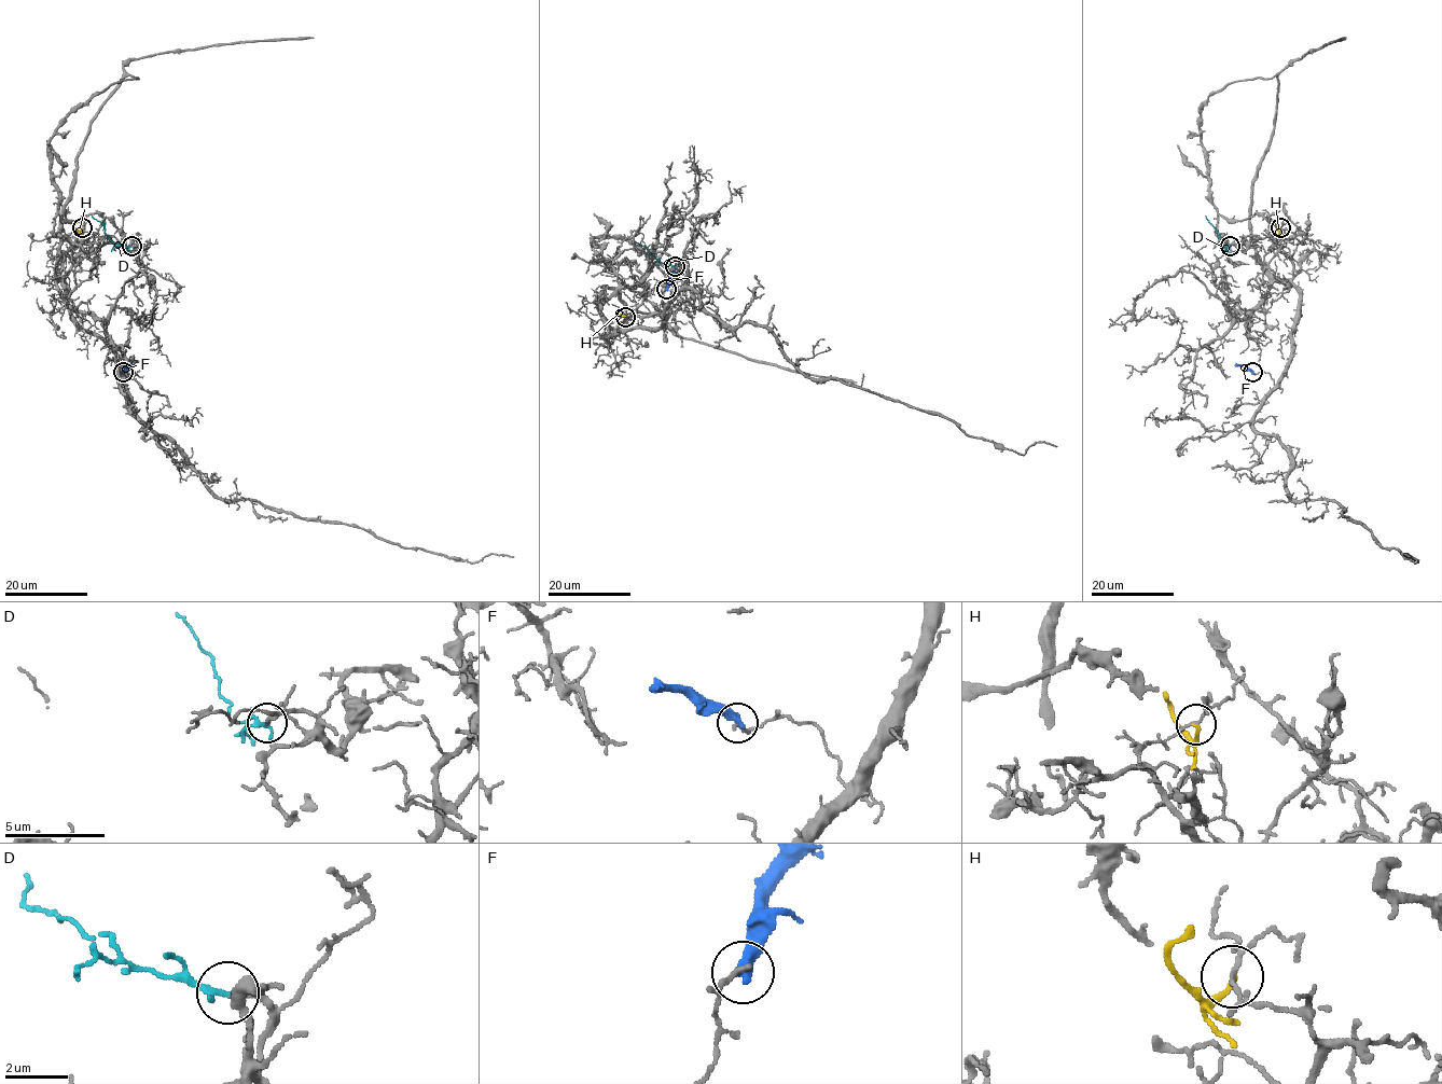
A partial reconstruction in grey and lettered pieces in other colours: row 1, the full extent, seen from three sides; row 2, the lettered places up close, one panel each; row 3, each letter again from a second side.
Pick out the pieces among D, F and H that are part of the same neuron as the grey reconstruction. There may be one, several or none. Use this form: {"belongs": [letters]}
{"belongs": ["D"]}

